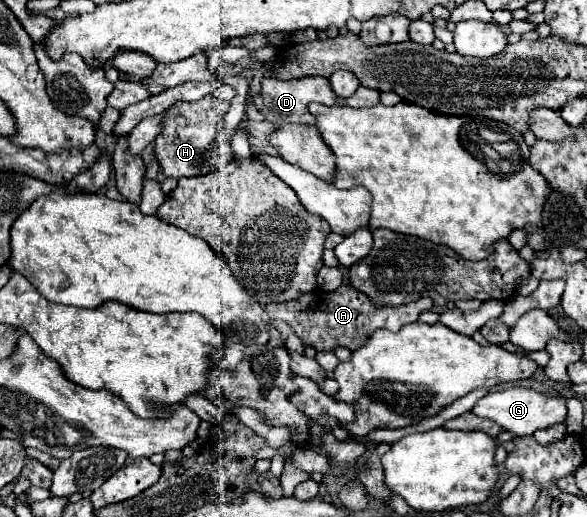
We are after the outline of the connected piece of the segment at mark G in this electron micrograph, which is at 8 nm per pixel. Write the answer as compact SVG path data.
M510 387L506 391L488 393L474 405L472 411L476 415L496 421L500 427L504 427L506 431L520 435L520 437L534 435L534 431L538 431L538 429L548 429L556 423L566 421L566 403L562 397L550 397L546 393L538 393L534 389L524 389L524 387Z

